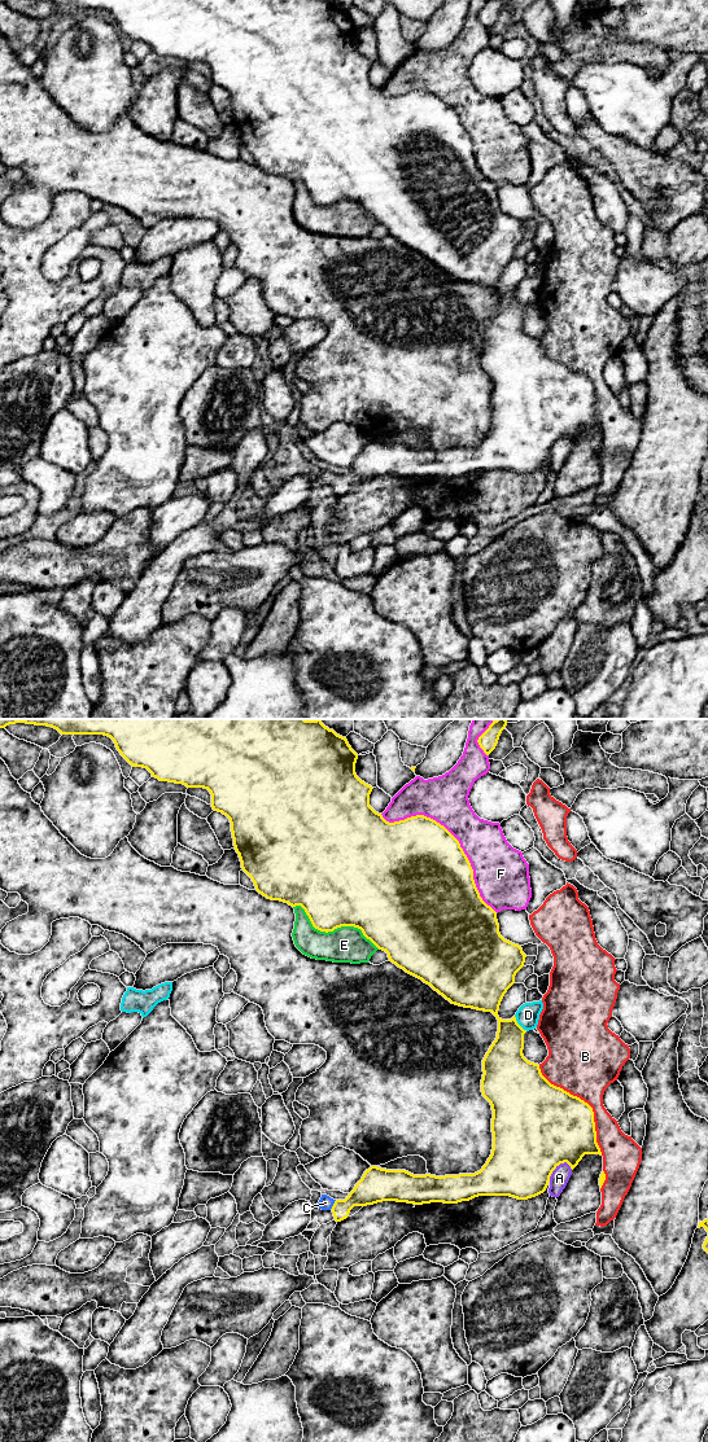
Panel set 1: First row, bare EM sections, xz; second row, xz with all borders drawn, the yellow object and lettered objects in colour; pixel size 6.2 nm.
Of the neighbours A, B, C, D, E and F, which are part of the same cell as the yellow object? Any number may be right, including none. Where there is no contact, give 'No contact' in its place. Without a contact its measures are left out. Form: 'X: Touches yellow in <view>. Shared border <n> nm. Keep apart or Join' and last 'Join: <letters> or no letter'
A: Touches yellow in xz. Shared border 170 nm. Keep apart
B: Touches yellow in xz. Shared border 700 nm. Keep apart
C: Touches yellow in xz. Shared border 80 nm. Join
D: Touches yellow in xz. Shared border 130 nm. Keep apart
E: Touches yellow in xz. Shared border 600 nm. Keep apart
F: Touches yellow in xz. Shared border 950 nm. Keep apart
Join: C

